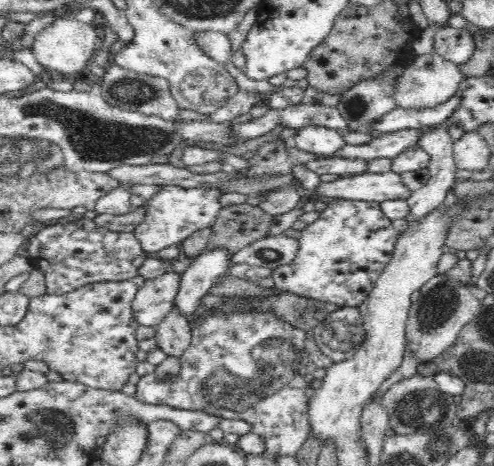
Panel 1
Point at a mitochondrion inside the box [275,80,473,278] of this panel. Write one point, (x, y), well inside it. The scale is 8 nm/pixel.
(355, 106)

